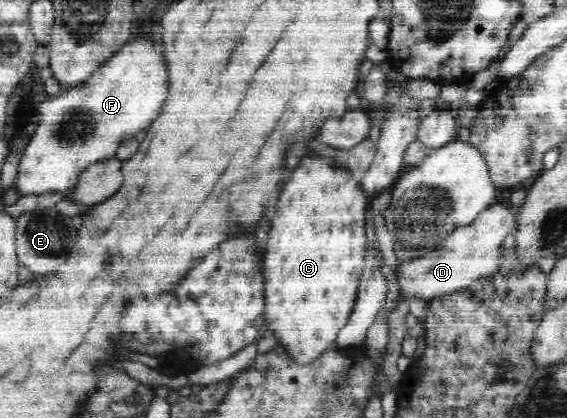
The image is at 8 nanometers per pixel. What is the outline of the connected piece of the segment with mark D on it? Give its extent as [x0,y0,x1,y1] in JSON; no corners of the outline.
[396,202,520,300]

